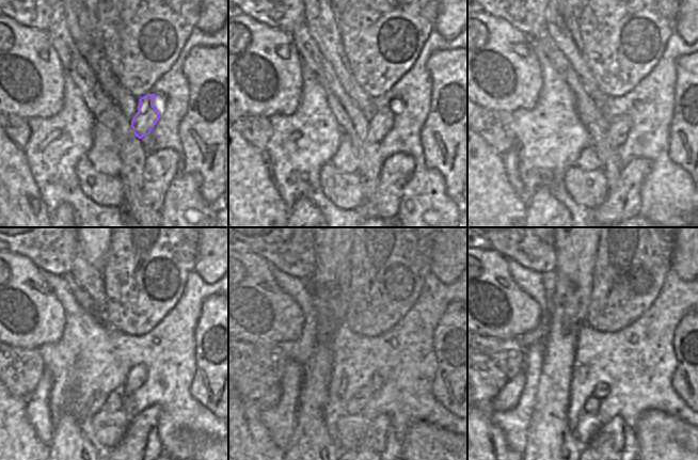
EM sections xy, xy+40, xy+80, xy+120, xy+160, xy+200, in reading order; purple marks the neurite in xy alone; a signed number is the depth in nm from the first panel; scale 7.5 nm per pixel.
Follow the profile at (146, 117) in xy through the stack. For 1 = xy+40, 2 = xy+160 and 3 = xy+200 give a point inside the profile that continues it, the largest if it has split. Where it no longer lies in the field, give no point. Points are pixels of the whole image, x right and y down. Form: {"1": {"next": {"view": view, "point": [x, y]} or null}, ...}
{"1": {"next": {"view": "xy+40", "point": [380, 123]}}, "2": {"next": {"view": "xy+160", "point": [376, 381]}}, "3": {"next": {"view": "xy+200", "point": [602, 390]}}}

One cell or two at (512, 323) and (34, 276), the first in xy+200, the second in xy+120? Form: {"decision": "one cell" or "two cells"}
{"decision": "one cell"}

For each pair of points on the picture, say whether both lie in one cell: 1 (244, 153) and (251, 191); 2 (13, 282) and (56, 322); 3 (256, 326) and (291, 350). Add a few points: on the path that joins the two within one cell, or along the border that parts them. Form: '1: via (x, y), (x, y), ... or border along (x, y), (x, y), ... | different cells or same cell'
1: via (244, 162), (244, 181) | same cell
2: via (24, 290), (45, 312) | same cell
3: border along (302, 329), (302, 332), (296, 338), (280, 345) | different cells

